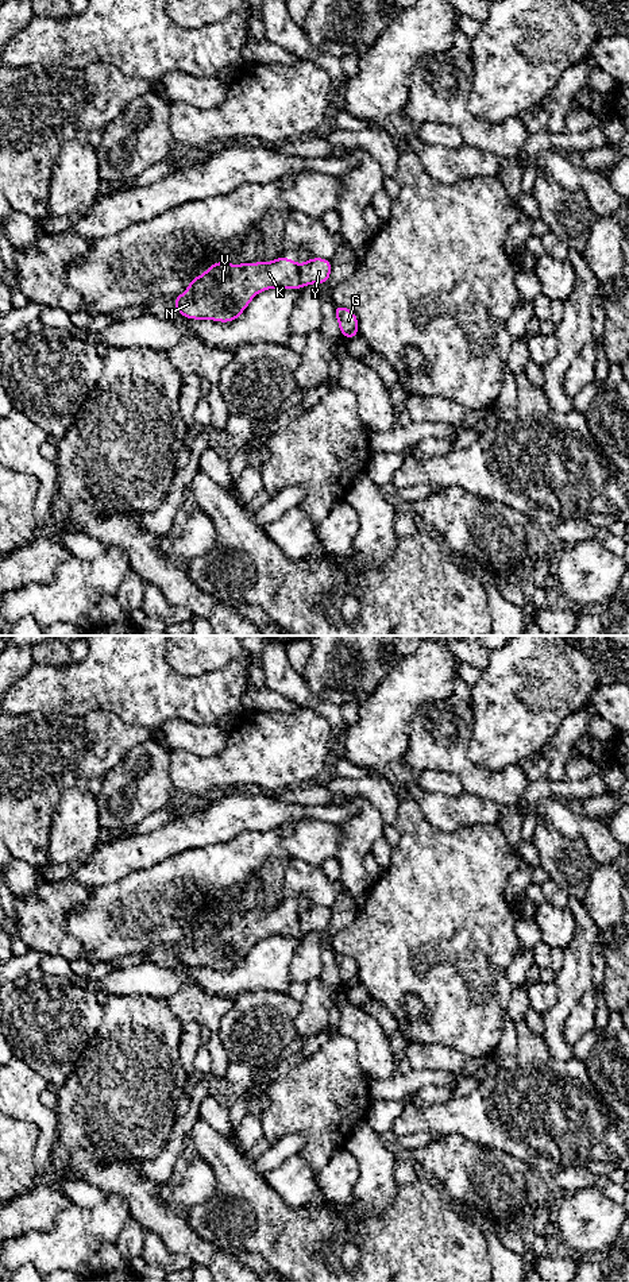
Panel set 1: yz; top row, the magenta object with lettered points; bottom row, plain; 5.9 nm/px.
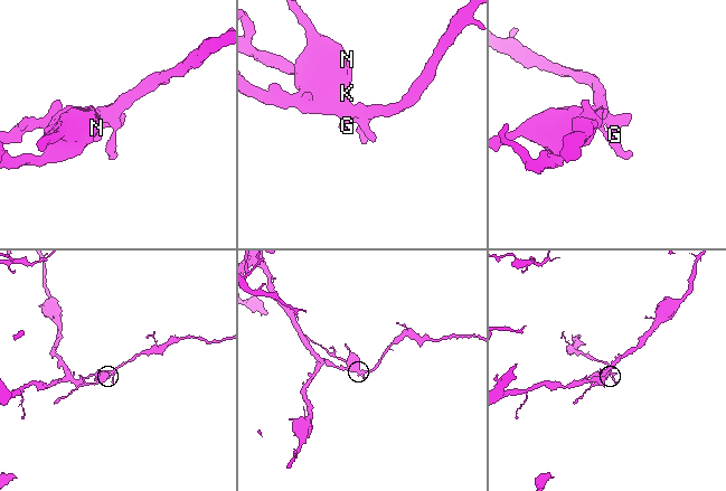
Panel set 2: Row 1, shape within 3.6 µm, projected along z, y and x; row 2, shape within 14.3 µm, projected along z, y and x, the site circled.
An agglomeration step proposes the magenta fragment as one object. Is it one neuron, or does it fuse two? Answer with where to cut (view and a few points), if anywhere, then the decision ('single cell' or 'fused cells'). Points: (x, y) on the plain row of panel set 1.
cut yz (298, 912), (298, 927), (303, 934); fused cells

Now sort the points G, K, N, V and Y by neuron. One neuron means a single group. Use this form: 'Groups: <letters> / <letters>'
Groups: G Y / K N V

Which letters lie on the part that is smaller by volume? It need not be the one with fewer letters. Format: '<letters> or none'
K, N, V

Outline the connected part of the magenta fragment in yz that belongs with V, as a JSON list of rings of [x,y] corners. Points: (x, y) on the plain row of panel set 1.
[[[286,904],[265,911],[232,912],[219,908],[201,923],[192,926],[188,937],[173,947],[173,953],[185,966],[231,970],[242,964],[251,947],[261,939],[267,937],[300,938],[302,932],[298,916],[300,912]]]

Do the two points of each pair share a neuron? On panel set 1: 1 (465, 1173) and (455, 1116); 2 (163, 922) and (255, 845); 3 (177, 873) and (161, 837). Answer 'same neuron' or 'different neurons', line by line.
1: different neurons
2: same neuron
3: different neurons

